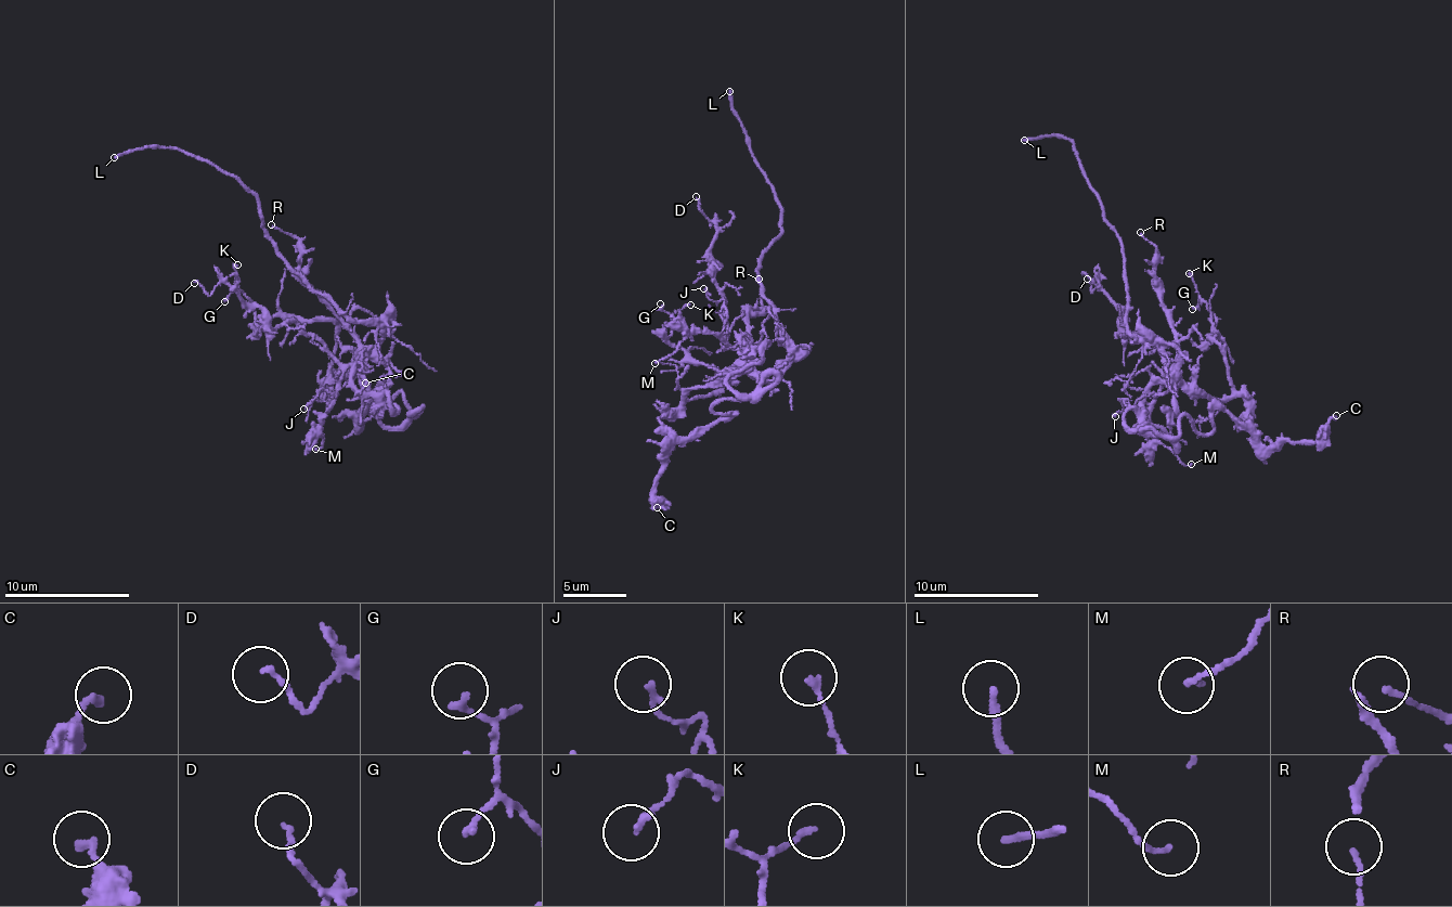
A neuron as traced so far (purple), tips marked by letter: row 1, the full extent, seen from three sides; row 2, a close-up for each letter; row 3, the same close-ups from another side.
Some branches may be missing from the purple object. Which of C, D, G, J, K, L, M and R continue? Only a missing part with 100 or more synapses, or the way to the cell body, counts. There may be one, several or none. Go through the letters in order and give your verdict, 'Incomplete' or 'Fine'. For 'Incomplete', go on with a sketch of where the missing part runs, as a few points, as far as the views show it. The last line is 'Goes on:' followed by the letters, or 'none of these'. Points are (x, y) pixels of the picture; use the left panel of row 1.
C: Fine
D: Fine
G: Fine
J: Fine
K: Fine
L: Incomplete. Course of what is missing: (114, 157), (102, 158), (95, 165), (118, 135), (242, 2)
M: Fine
R: Fine
Goes on: L

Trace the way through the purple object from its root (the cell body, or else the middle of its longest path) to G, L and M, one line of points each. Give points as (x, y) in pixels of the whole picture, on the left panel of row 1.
G: (381, 329), (357, 364), (332, 380), (336, 324), (276, 315), (258, 321), (240, 290), (224, 301)
L: (381, 329), (381, 324), (357, 322), (287, 263), (251, 191), (229, 173), (173, 146), (130, 150), (114, 157)
M: (381, 329), (367, 353), (345, 370), (341, 386), (323, 420), (321, 443), (319, 449), (315, 449)

